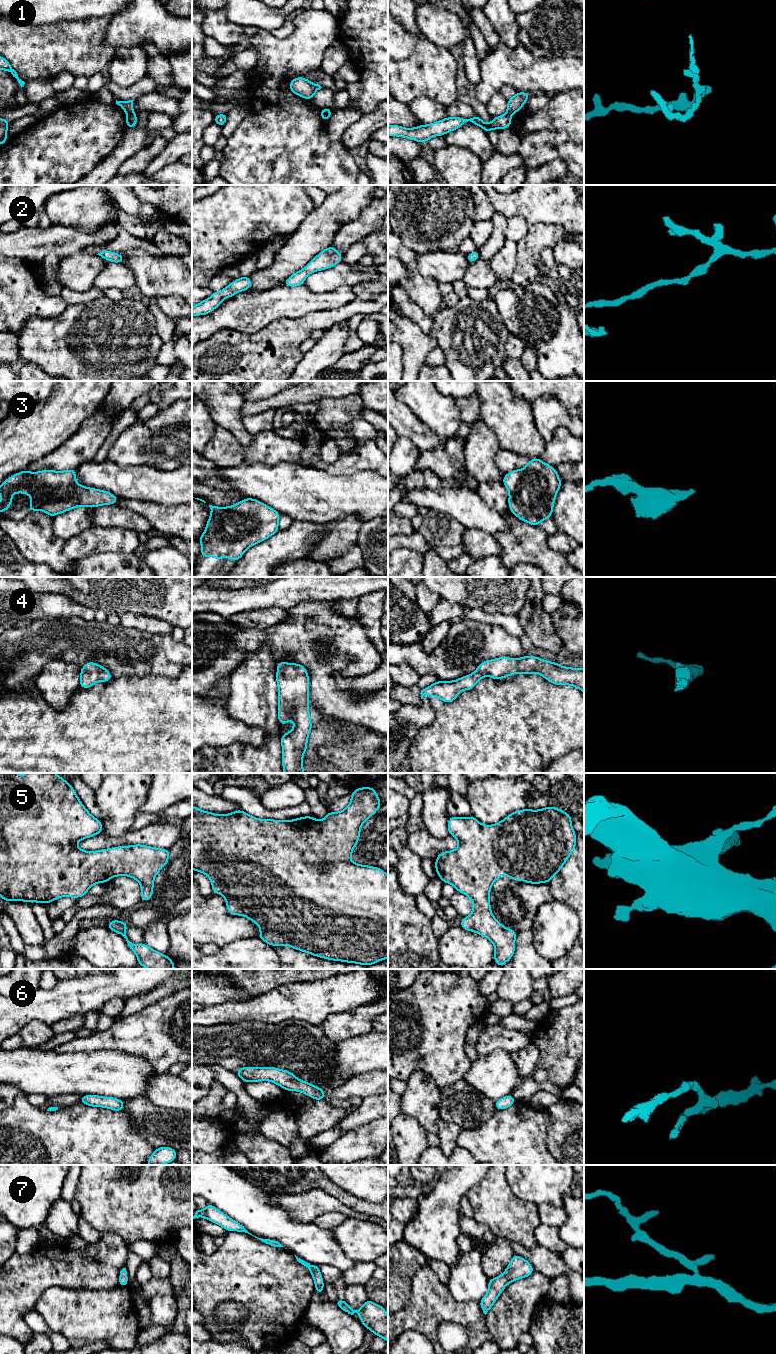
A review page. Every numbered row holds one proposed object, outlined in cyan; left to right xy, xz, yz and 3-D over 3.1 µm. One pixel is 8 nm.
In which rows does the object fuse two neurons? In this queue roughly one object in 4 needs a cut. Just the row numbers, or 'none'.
1

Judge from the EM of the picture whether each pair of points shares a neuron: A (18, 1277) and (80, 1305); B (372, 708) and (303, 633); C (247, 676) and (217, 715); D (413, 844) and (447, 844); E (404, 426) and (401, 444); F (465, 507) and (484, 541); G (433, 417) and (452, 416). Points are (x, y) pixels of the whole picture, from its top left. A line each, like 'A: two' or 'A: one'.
A: two
B: one
C: two
D: one
E: two
F: two
G: one

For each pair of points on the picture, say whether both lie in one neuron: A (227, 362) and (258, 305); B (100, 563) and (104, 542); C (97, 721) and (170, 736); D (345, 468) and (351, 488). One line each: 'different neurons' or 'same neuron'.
A: different neurons
B: different neurons
C: same neuron
D: different neurons

